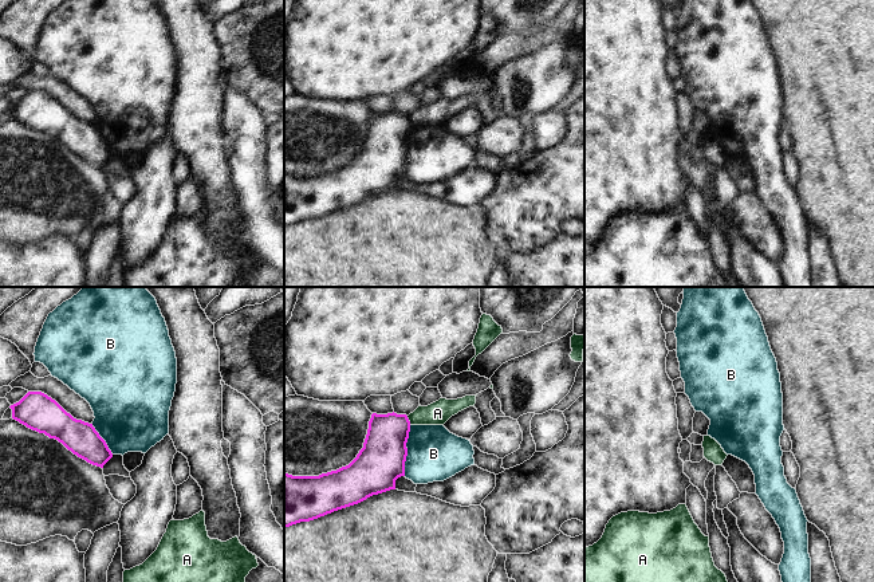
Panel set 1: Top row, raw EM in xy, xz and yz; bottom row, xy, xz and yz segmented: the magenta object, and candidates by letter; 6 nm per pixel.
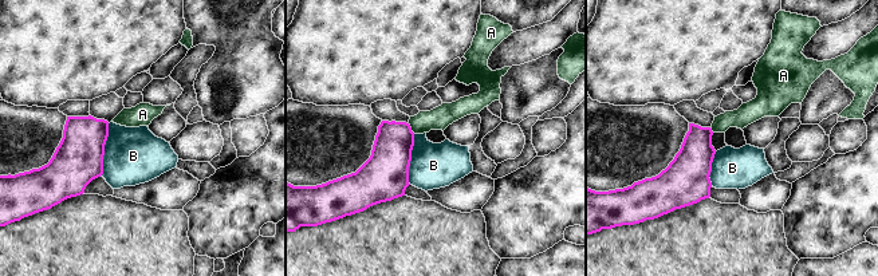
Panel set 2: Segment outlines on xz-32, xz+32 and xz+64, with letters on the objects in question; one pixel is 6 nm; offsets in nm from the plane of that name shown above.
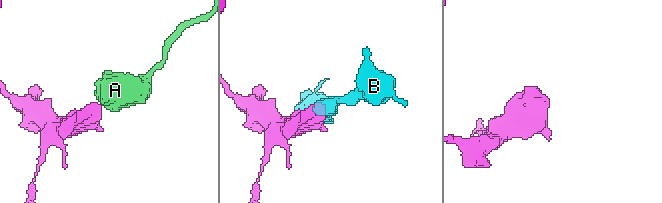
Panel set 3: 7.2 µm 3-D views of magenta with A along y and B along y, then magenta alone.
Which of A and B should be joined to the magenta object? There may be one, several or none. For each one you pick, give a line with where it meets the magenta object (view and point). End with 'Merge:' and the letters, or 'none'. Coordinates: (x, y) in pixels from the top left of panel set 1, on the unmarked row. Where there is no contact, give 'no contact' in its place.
Merge: none

